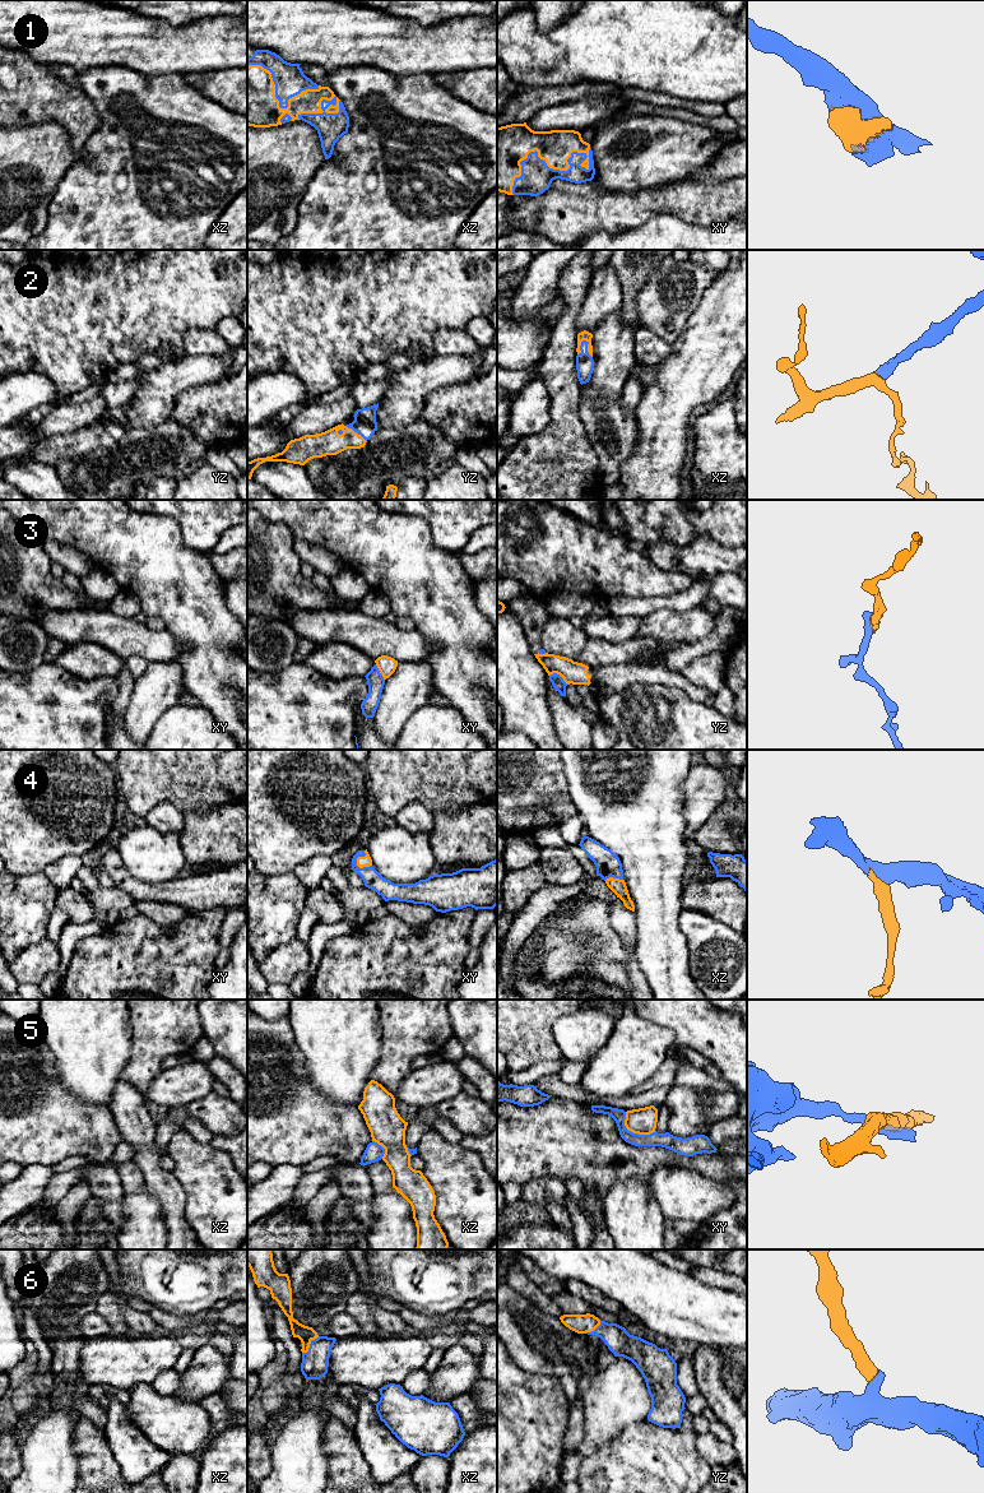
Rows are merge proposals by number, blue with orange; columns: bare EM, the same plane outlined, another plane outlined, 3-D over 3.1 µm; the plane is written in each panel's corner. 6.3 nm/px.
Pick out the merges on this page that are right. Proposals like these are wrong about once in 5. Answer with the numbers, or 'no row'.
1, 2, 4, 6

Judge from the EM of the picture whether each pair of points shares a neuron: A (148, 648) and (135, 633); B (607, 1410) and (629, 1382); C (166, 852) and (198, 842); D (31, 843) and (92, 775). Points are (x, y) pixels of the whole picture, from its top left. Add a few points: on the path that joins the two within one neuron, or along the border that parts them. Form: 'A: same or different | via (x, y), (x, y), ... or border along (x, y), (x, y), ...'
A: same | via (144, 644), (137, 636)
B: same | via (611, 1404), (622, 1389)
C: different | border along (176, 834), (188, 865)
D: same | via (41, 826), (75, 792)

